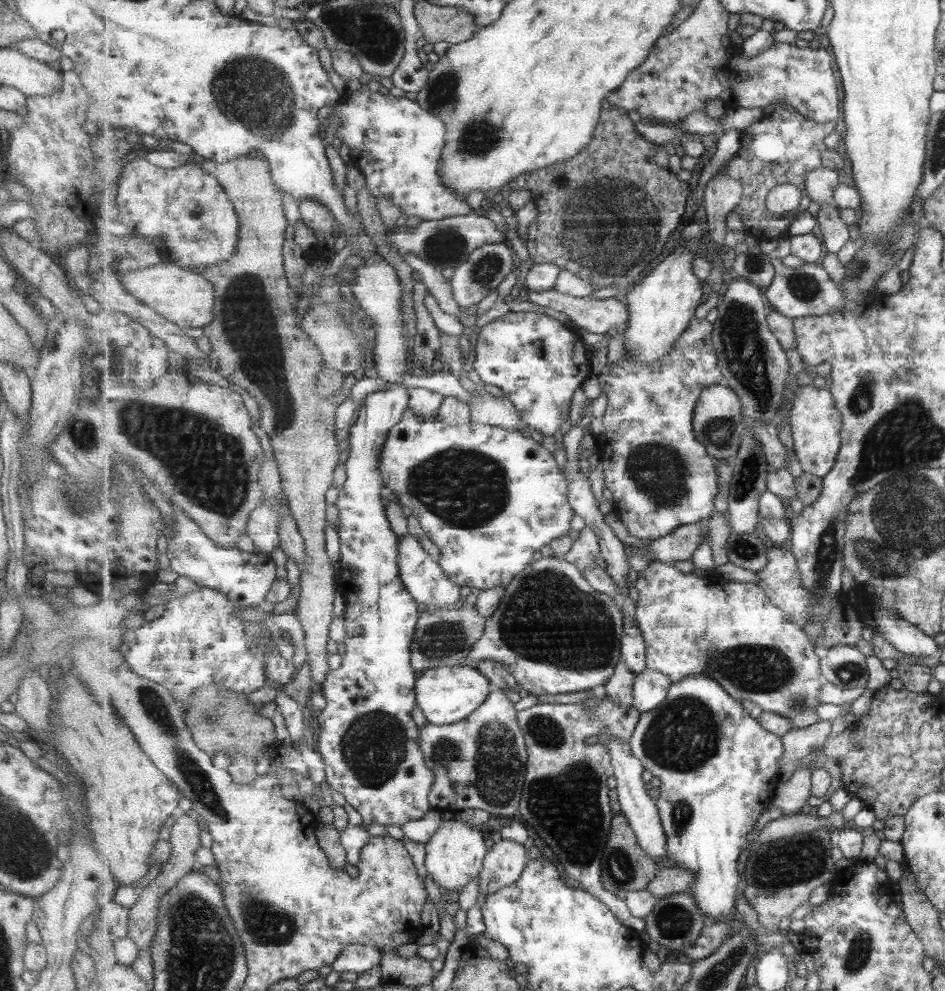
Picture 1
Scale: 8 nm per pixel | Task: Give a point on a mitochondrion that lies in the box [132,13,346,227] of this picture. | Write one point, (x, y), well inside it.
(252, 92)

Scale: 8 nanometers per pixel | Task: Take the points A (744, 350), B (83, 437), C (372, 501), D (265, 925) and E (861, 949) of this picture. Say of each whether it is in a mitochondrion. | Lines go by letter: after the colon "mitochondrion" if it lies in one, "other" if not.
A: mitochondrion
B: mitochondrion
C: other
D: mitochondrion
E: mitochondrion

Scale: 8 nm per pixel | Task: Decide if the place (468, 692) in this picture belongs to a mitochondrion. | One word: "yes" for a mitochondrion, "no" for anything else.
no

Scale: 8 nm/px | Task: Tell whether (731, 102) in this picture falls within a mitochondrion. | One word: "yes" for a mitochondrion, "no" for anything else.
no

